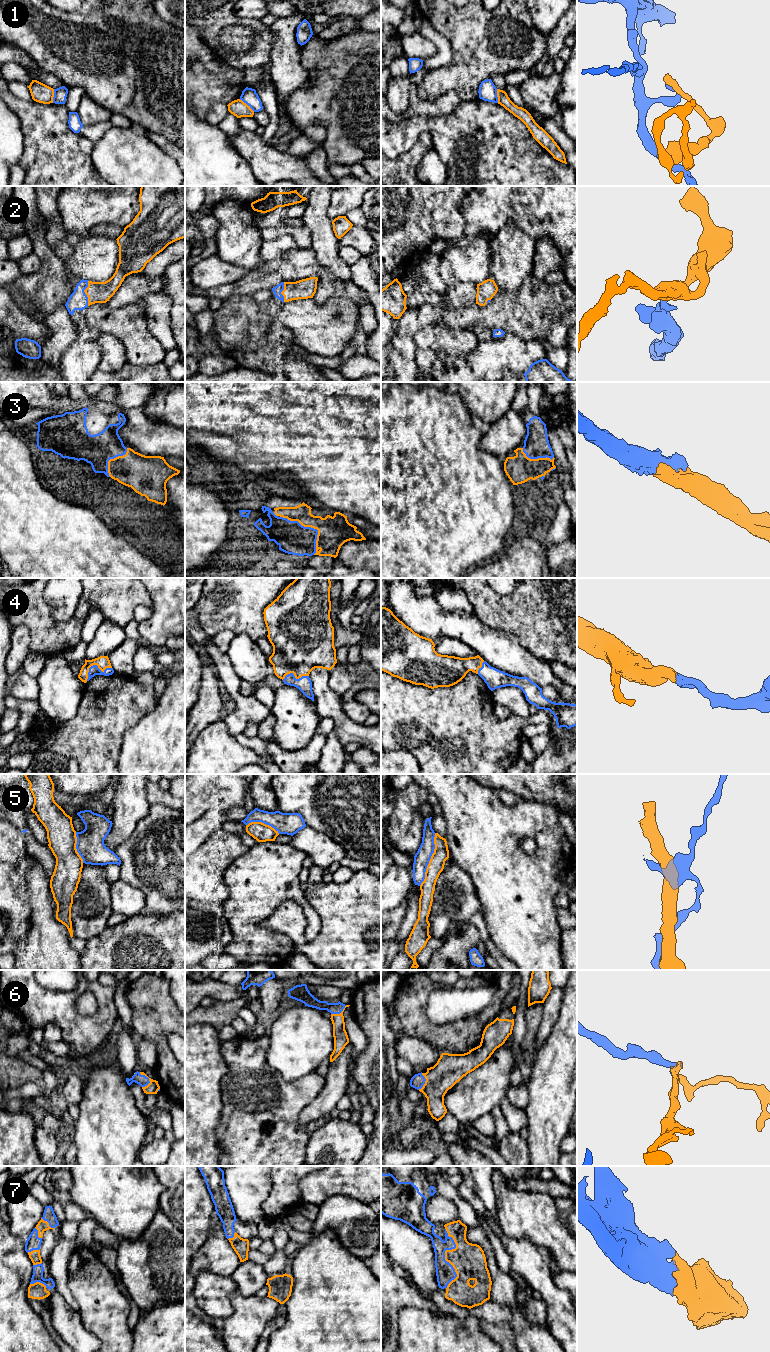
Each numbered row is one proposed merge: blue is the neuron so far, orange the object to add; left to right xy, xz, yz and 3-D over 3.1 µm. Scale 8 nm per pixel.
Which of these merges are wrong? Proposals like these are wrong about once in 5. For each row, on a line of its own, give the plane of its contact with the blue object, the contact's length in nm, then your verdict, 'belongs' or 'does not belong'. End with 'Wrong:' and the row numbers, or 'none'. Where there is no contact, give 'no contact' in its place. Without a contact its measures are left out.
1: contact in xz; length 160 nm; does not belong
2: contact in xy; length 200 nm; belongs
3: contact in xz; length 420 nm; belongs
4: contact in xy; length 240 nm; belongs
5: contact in yz; length 440 nm; does not belong
6: contact in xy; length 130 nm; belongs
7: contact in yz; length 480 nm; belongs
Wrong: 1, 5

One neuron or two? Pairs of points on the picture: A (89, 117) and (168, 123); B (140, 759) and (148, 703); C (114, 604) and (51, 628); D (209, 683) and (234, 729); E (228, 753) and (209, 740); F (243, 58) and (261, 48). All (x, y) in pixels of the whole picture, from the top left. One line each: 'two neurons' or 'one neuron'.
A: two neurons
B: two neurons
C: one neuron
D: two neurons
E: one neuron
F: one neuron

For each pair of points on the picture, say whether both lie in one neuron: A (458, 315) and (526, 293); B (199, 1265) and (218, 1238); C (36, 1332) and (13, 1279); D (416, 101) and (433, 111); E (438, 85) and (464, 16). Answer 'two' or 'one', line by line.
A: one
B: one
C: one
D: one
E: one

